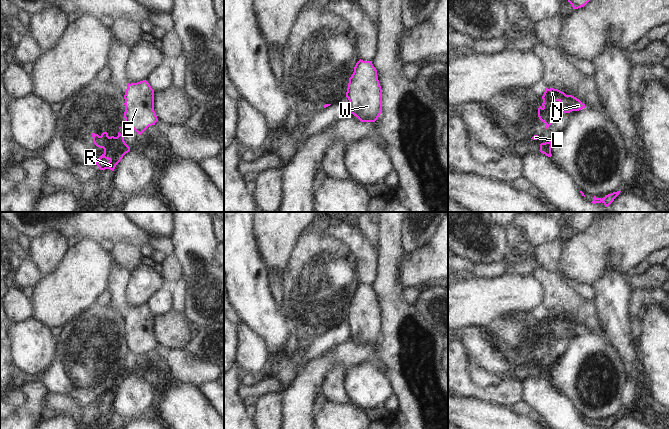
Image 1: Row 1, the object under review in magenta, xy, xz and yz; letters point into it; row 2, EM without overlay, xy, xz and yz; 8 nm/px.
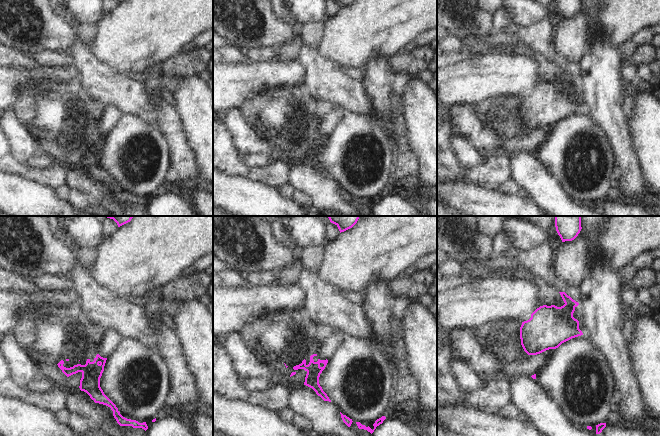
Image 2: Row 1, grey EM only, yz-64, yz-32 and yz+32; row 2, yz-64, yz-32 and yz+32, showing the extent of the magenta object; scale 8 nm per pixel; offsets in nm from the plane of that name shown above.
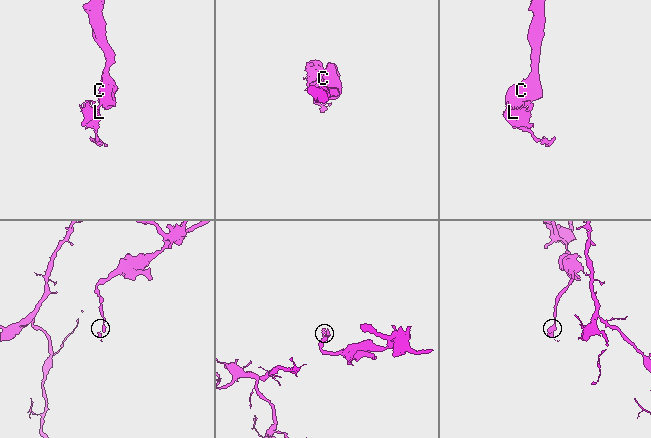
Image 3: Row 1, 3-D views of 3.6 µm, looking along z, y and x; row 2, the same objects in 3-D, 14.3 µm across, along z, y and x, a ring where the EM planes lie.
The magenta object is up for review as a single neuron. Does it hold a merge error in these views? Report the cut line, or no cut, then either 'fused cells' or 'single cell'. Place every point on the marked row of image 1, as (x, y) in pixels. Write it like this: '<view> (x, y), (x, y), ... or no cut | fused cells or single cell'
yz (538, 114), (542, 120), (550, 119), (552, 121) | fused cells

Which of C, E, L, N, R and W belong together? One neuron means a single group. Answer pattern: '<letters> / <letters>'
C E N W / L R

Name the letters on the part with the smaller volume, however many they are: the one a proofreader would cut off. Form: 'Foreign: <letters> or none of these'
Foreign: L, R

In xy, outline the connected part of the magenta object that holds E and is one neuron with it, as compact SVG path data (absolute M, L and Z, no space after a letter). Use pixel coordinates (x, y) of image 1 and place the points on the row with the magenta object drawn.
M146 80L128 83L124 99L125 121L138 134L158 121L154 111L154 90Z

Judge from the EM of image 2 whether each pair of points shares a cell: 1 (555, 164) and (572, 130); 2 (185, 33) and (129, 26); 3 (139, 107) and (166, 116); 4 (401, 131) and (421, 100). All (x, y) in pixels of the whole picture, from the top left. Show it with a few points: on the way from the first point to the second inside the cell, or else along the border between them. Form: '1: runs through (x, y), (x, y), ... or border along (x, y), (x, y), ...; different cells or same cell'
1: runs through (561, 156), (561, 151), (569, 138); same cell
2: runs through (171, 26), (143, 26); same cell
3: runs through (146, 107), (159, 113); same cell
4: border along (403, 116), (406, 122), (407, 140), (411, 148); different cells

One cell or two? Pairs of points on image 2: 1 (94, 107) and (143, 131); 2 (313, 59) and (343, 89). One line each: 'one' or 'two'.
1: two
2: one

